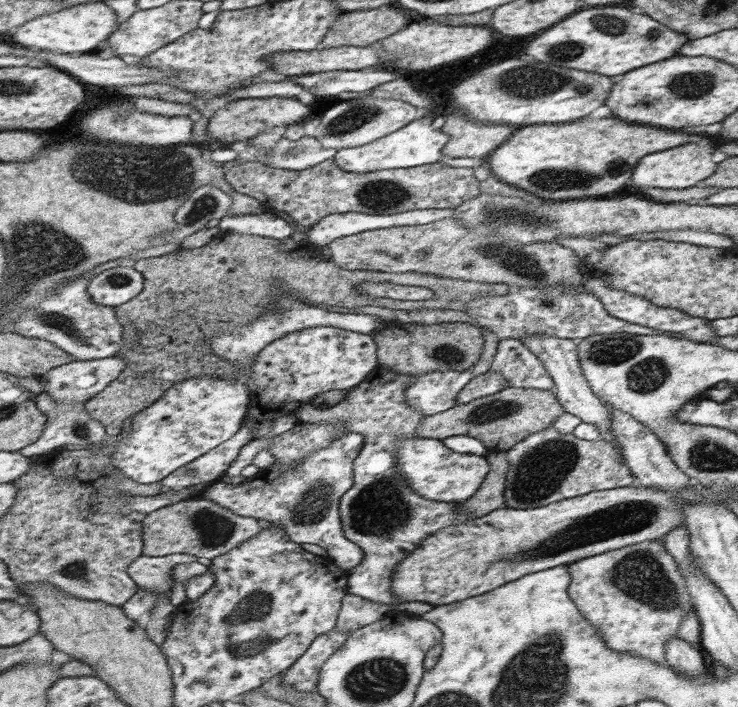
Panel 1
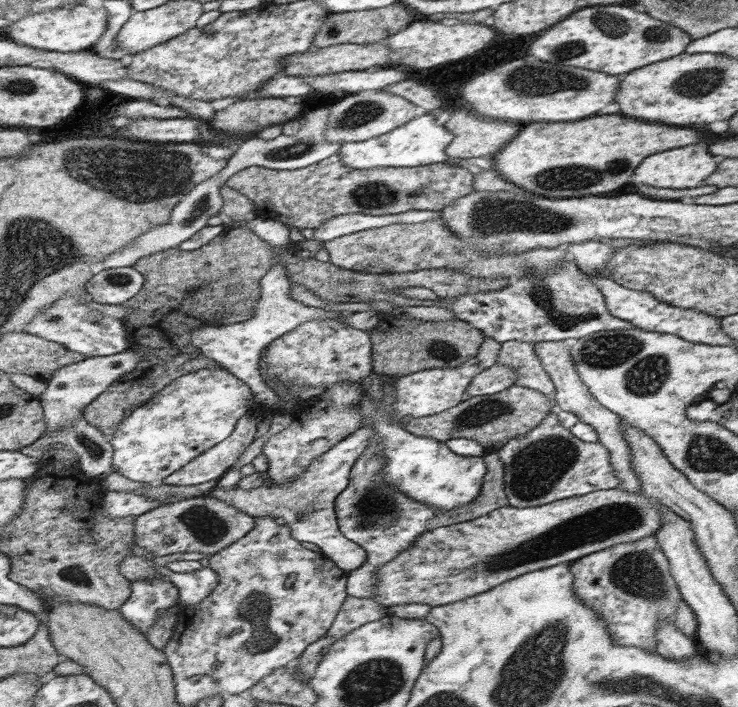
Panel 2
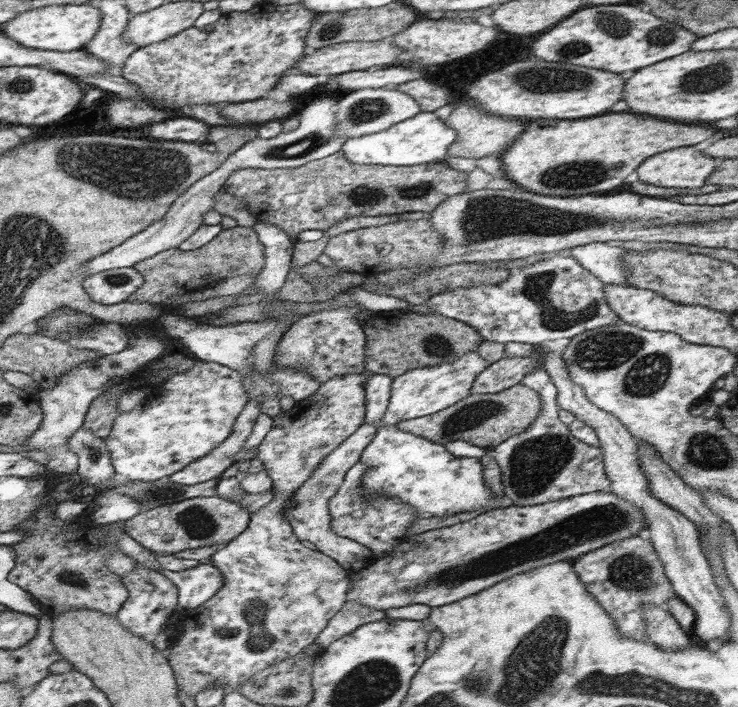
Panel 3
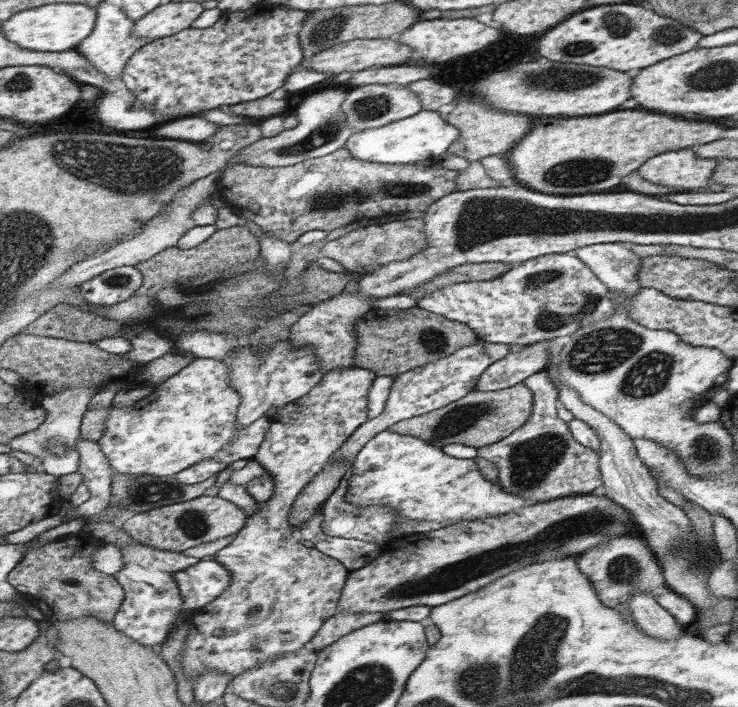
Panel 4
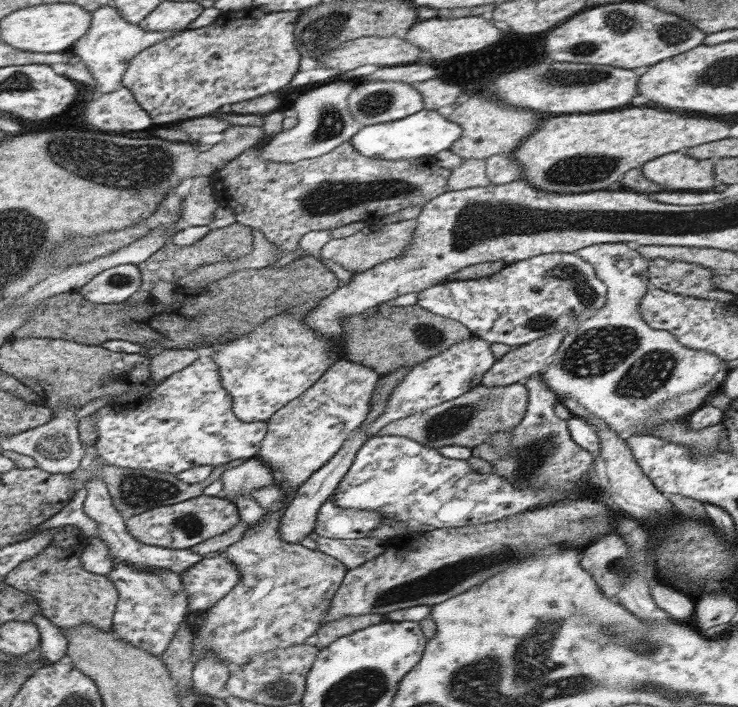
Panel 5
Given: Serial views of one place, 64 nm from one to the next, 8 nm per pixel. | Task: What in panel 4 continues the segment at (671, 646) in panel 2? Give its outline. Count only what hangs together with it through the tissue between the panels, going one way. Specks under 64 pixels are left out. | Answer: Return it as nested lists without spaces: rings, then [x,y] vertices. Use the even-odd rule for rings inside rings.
[[[632,593],[629,607],[633,620],[651,636],[673,640],[683,632],[677,620],[648,593]]]

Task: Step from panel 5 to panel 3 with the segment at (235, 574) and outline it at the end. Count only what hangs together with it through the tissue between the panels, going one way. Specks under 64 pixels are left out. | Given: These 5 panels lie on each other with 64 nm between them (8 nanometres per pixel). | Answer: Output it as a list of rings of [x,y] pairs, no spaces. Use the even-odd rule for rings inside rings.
[[[199,564],[178,572],[168,571],[168,576],[180,584],[180,608],[193,609],[204,604],[224,584],[224,575],[215,566]]]

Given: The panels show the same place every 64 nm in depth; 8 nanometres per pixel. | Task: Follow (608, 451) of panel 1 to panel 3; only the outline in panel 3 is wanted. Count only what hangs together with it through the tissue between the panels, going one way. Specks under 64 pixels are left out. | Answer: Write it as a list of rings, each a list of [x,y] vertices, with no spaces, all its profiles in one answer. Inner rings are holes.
[[[557,253],[526,268],[512,270],[501,284],[478,284],[447,290],[431,296],[424,305],[435,310],[436,314],[472,325],[472,328],[483,335],[483,340],[504,343],[503,356],[508,358],[528,356],[536,346],[546,340],[572,339],[601,326],[616,325],[621,320],[608,303],[604,282],[584,269],[573,257],[559,256]],[[542,366],[525,374],[521,383],[539,392],[543,408],[541,417],[530,428],[497,444],[485,448],[485,455],[496,460],[501,468],[505,500],[516,506],[544,504],[576,495],[608,490],[611,480],[607,477],[604,453],[600,446],[583,443],[559,417],[557,388]]]

